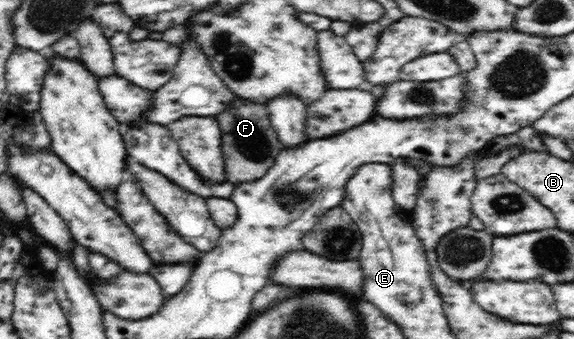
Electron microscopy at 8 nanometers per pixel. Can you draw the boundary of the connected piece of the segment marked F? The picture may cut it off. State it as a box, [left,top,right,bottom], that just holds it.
[214,97,286,184]

